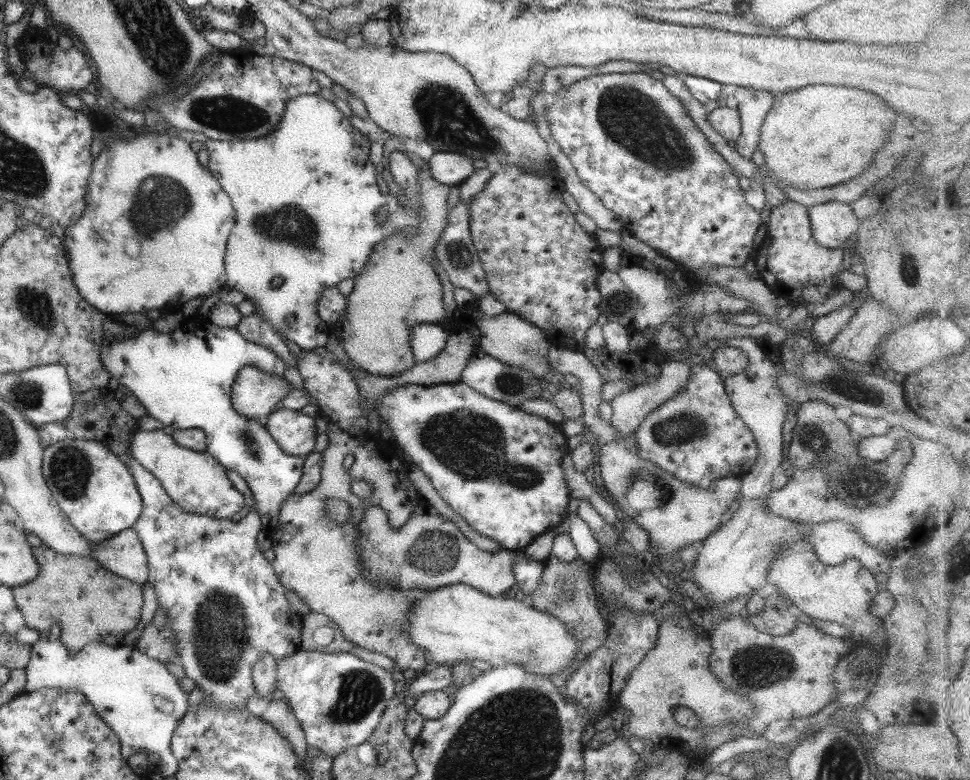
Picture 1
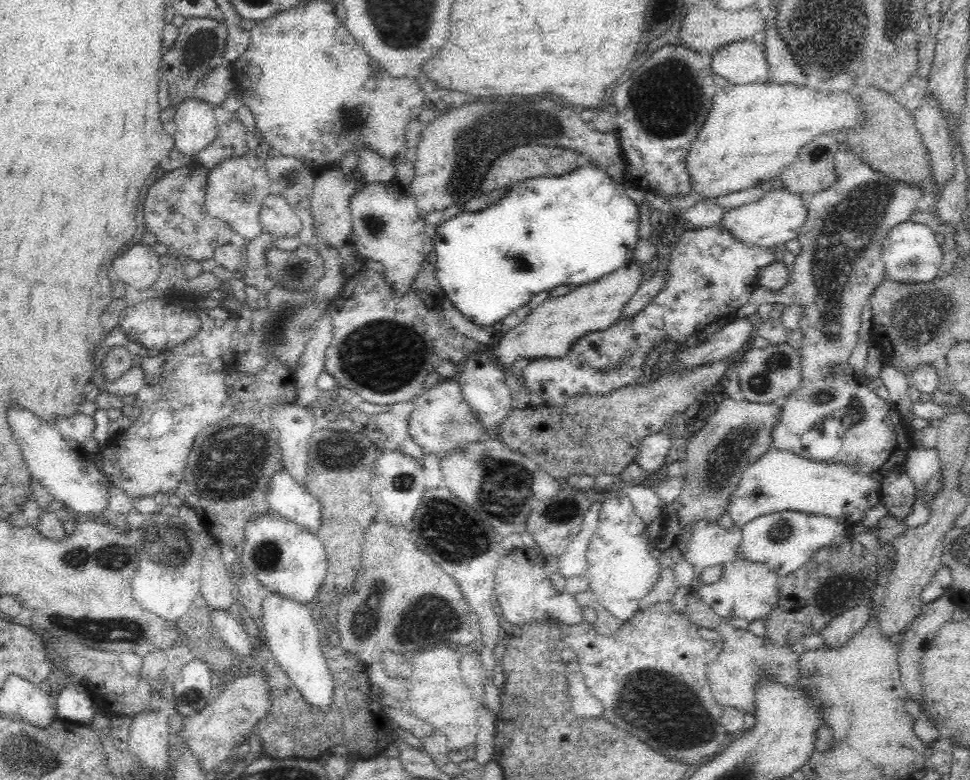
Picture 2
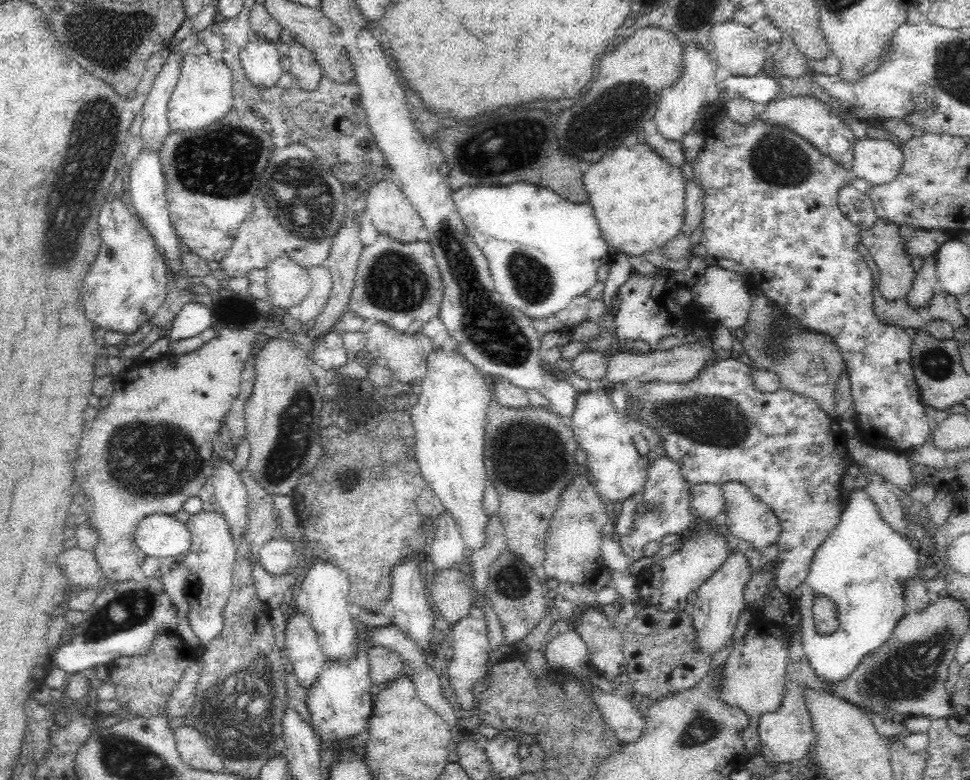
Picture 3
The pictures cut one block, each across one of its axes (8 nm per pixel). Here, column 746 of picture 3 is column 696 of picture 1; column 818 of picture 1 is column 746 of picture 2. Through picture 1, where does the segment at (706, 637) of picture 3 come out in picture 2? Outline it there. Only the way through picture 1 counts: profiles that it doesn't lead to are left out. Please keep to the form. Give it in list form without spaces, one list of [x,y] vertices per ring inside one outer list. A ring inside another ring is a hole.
[[[798,511],[772,512],[763,514],[748,522],[742,529],[742,542],[737,546],[739,556],[743,556],[748,562],[758,562],[767,564],[770,570],[779,577],[785,577],[801,569],[812,558],[816,557],[818,550],[824,546],[846,537],[846,526],[839,524],[835,518],[824,515],[808,514]]]

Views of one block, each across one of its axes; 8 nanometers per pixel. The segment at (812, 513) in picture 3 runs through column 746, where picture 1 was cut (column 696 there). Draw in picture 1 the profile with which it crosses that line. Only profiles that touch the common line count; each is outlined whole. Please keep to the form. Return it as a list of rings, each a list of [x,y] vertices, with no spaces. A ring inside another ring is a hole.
[[[692,364],[685,389],[650,412],[633,436],[640,459],[700,489],[708,489],[714,481],[724,478],[744,478],[756,463],[759,451],[755,436],[728,398],[725,379],[710,364]]]

